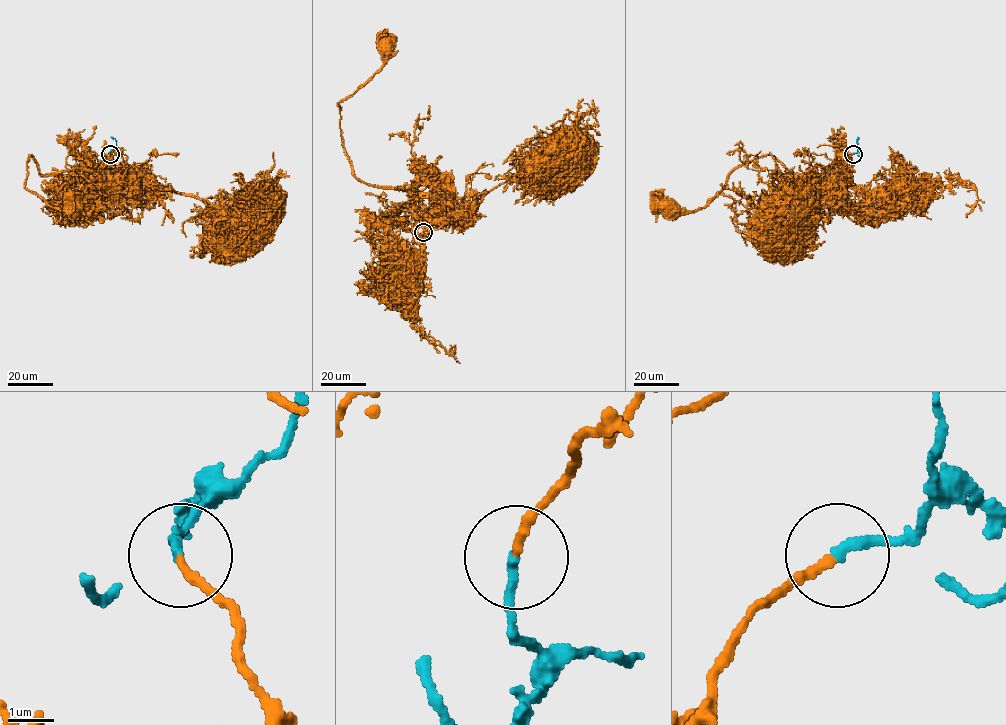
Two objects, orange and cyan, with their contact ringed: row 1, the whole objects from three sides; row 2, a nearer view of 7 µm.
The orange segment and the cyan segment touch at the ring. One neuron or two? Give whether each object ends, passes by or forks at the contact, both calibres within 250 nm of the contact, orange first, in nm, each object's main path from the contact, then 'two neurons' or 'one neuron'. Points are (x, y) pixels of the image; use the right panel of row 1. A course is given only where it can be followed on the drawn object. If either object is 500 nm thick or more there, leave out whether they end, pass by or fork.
orange ends; cyan ends; calibres 170 and 200 nm; course orange (853, 154), (838, 178), (815, 180), (809, 169), (792, 174), (759, 156), (704, 207), (667, 206); course cyan (853, 154), (857, 152), (858, 137); one neuron

